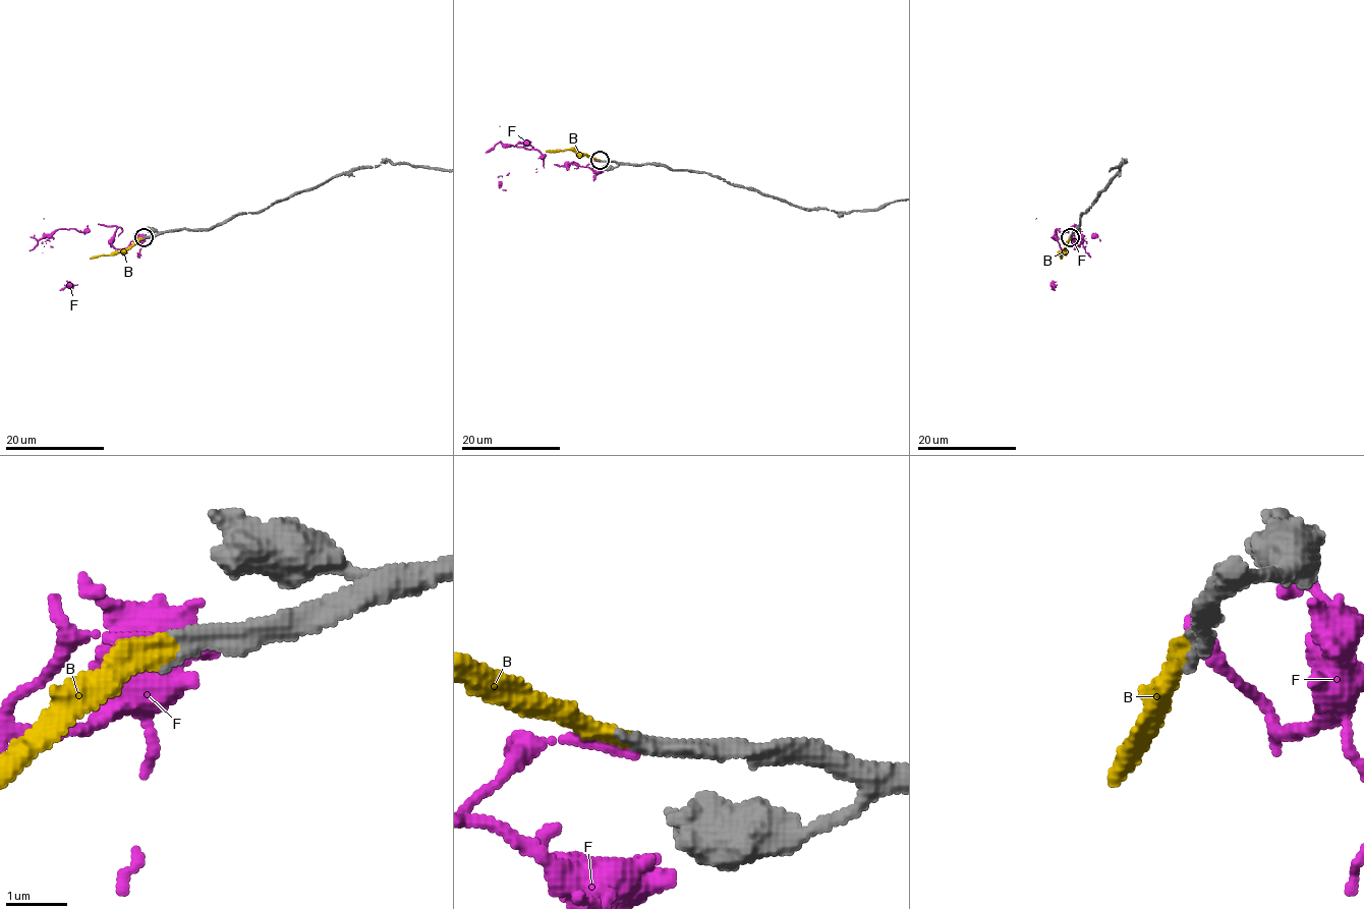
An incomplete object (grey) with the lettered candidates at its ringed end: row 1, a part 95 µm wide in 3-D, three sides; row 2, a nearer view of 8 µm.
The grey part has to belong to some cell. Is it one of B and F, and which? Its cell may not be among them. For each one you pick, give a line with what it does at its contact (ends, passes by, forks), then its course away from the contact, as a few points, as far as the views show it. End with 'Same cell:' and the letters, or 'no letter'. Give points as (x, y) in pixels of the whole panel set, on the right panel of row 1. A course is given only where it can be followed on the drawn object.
B: it ends; course (1070, 237), (1060, 253), (1062, 259)
Same cell: B

